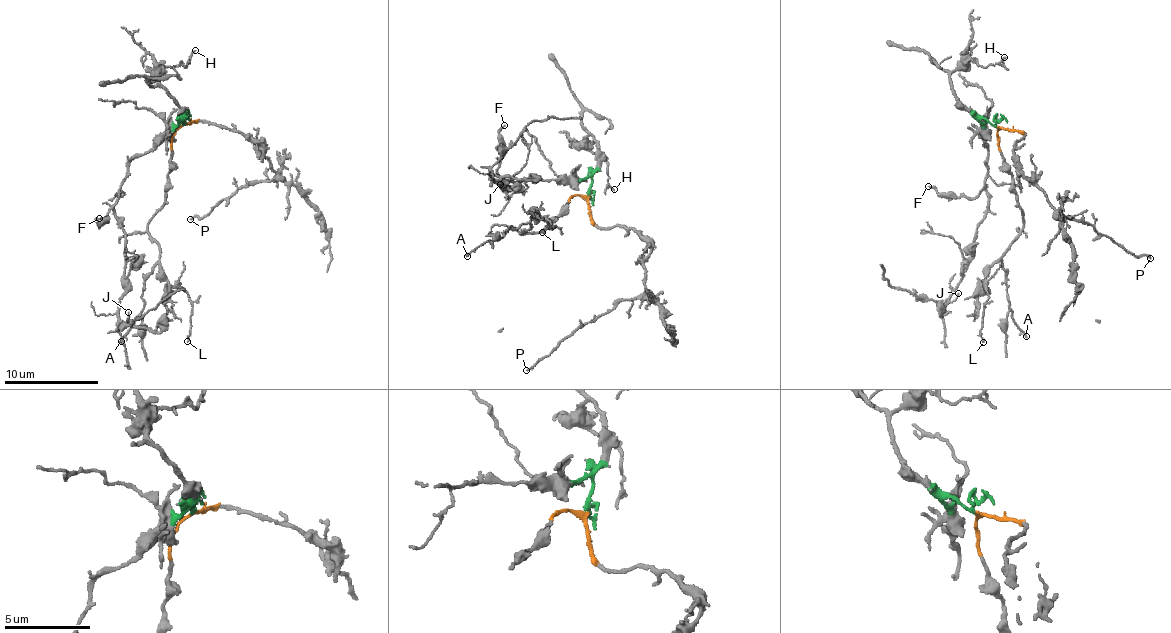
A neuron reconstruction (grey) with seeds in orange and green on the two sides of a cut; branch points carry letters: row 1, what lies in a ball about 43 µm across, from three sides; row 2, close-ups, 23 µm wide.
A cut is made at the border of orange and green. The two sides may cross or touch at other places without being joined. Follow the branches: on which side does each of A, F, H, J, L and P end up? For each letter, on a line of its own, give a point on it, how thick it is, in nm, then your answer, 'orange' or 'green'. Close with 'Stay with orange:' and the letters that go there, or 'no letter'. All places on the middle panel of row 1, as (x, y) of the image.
A: place (467, 256); calibre 120 nm; orange
F: place (504, 125); calibre 170 nm; green
H: place (614, 189); calibre 170 nm; green
J: place (500, 184); calibre 120 nm; green
L: place (542, 232); calibre 130 nm; orange
P: place (526, 370); calibre 140 nm; orange
Stay with orange: A, L, P

